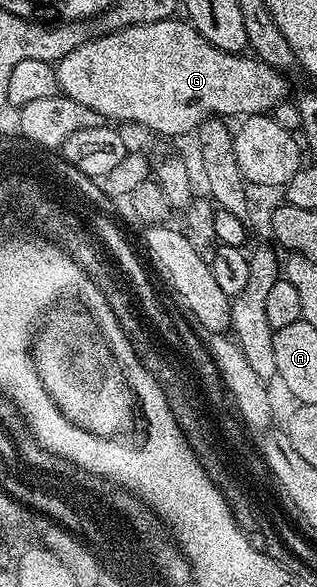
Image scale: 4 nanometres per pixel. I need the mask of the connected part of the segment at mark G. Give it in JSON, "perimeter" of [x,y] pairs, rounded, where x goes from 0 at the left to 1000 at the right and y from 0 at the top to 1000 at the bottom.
{"perimeter":[[[543,29],[508,36],[483,36],[479,39],[423,39],[413,46],[385,46],[379,53],[303,58],[274,72],[259,73],[243,83],[230,83],[230,90],[218,90],[202,101],[186,102],[174,114],[174,140],[183,153],[230,172],[256,172],[256,179],[281,179],[281,186],[293,186],[309,196],[325,198],[328,204],[363,206],[350,203],[369,203],[366,206],[379,211],[429,208],[432,213],[464,215],[470,221],[502,233],[543,233],[571,227],[593,227],[596,221],[625,218],[631,210],[640,210],[644,204],[666,198],[719,199],[716,196],[754,196],[751,199],[776,199],[785,196],[839,196],[861,191],[880,175],[909,167],[909,129],[896,123],[830,107],[789,92],[700,87],[672,77],[659,77],[659,70],[647,70],[647,63],[634,63],[634,56],[621,56],[621,49],[606,46],[599,37],[568,32],[565,29]]]}

